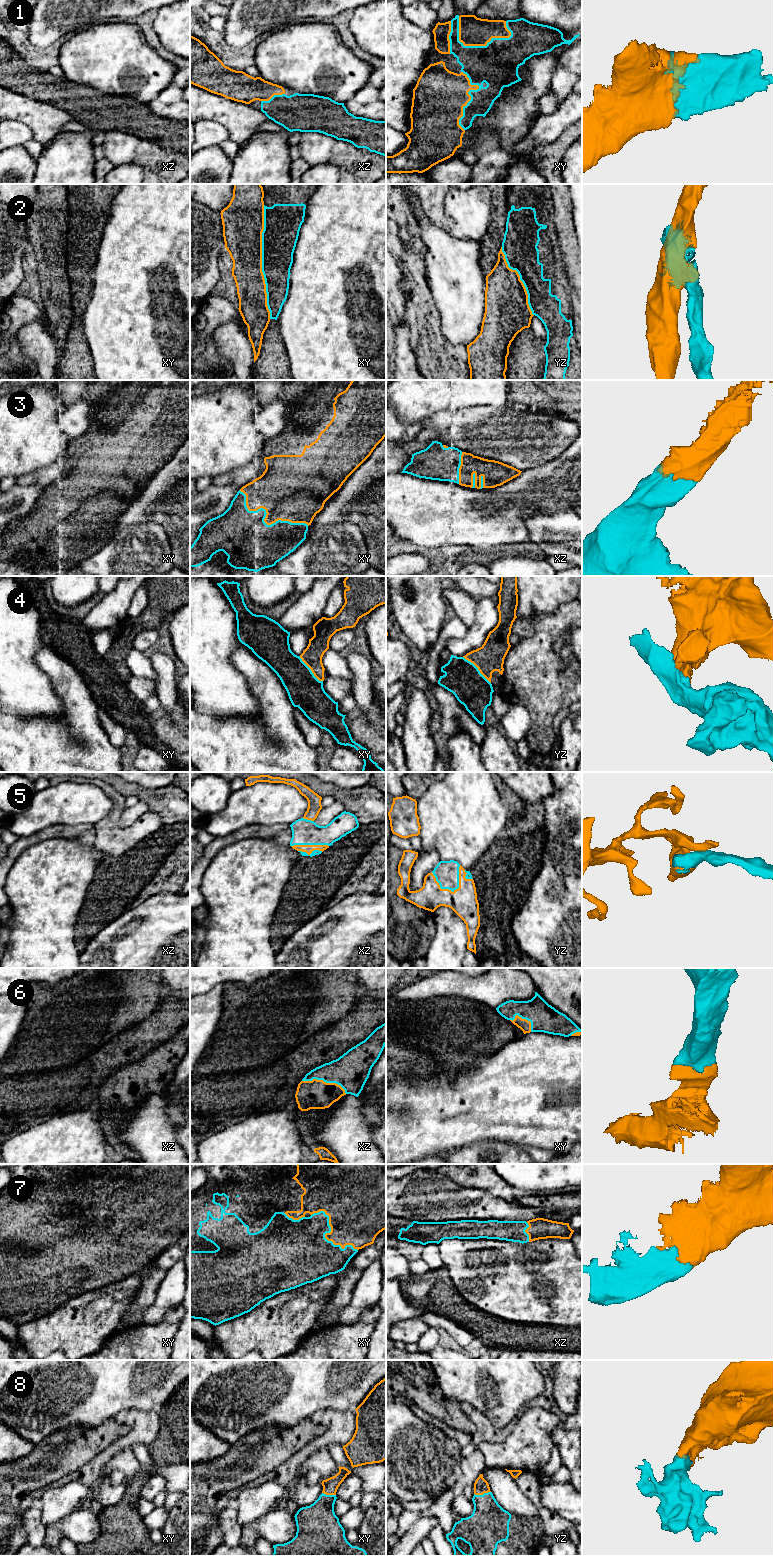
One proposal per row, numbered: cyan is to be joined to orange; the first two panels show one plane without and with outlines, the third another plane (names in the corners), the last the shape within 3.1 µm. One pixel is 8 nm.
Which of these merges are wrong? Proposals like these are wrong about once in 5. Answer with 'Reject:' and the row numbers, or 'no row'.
Reject: 2, 4

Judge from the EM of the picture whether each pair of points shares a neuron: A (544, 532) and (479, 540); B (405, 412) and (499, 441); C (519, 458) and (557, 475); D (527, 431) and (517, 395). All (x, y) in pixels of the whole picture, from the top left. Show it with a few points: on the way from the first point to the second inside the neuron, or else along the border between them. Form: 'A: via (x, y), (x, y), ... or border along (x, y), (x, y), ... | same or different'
A: border along (530, 510), (524, 511), (522, 517), (531, 540) | different
B: border along (450, 410), (435, 412), (423, 425) | different
C: border along (559, 456), (544, 464), (522, 471) | different
D: border along (505, 405), (515, 409), (544, 414) | different

